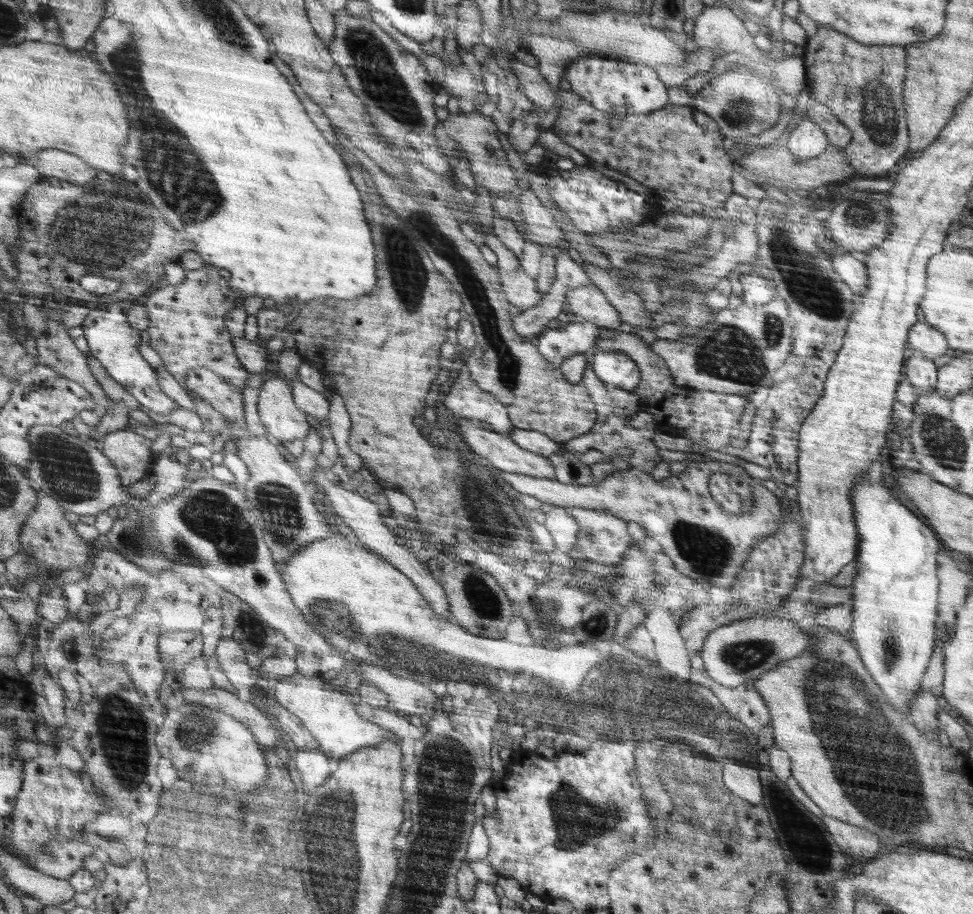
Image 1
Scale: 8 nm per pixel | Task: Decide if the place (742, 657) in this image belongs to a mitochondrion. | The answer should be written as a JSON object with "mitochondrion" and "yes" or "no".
{"mitochondrion":"yes"}

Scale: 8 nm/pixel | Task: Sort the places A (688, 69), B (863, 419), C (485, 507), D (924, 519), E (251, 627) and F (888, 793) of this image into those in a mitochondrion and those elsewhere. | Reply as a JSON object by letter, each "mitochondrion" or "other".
{"A":"other","B":"other","C":"mitochondrion","D":"other","E":"mitochondrion","F":"mitochondrion"}

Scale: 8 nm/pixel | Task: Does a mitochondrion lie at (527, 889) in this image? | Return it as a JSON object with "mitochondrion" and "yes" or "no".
{"mitochondrion":"no"}

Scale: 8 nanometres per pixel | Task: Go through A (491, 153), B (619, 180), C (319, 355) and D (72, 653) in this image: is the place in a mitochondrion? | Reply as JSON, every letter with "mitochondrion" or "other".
{"A":"mitochondrion","B":"other","C":"other","D":"other"}

